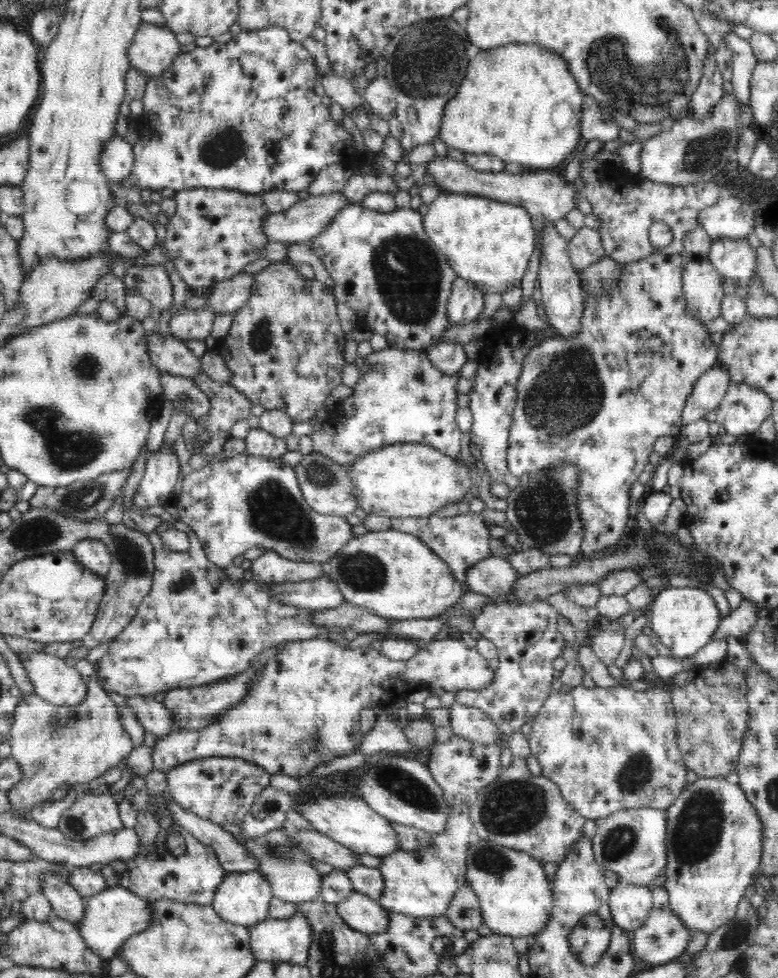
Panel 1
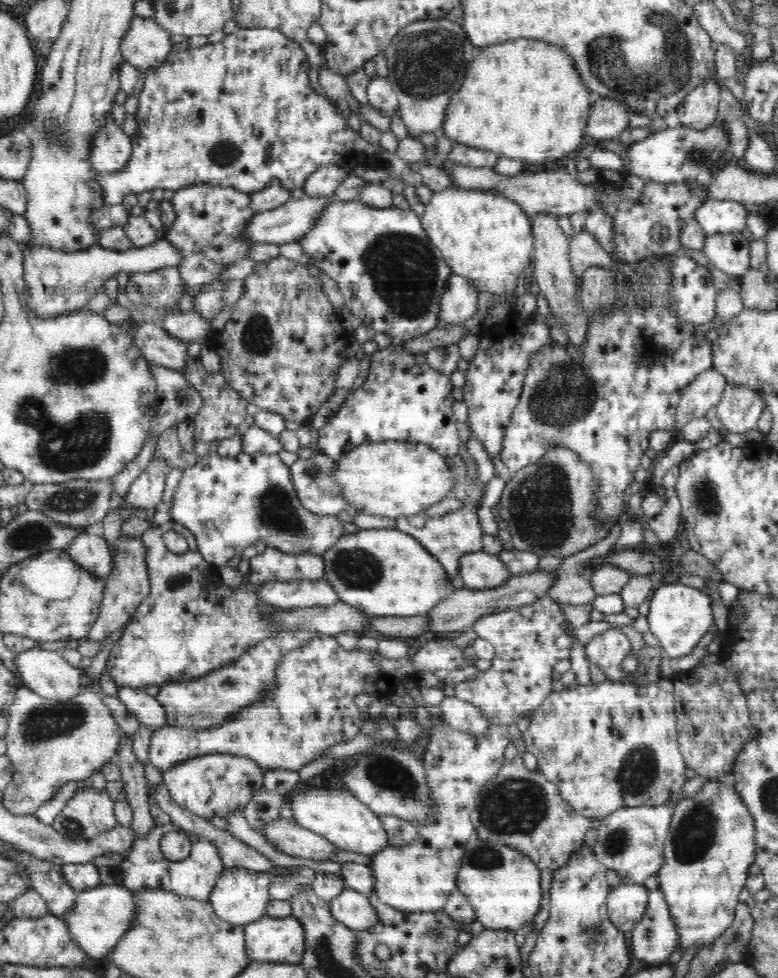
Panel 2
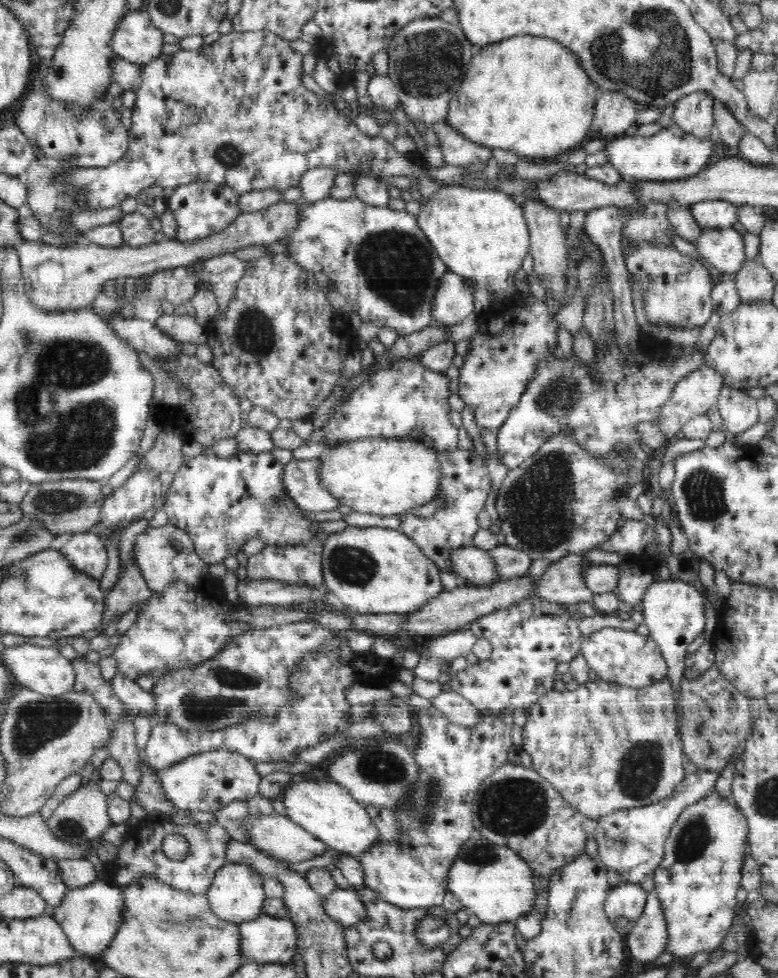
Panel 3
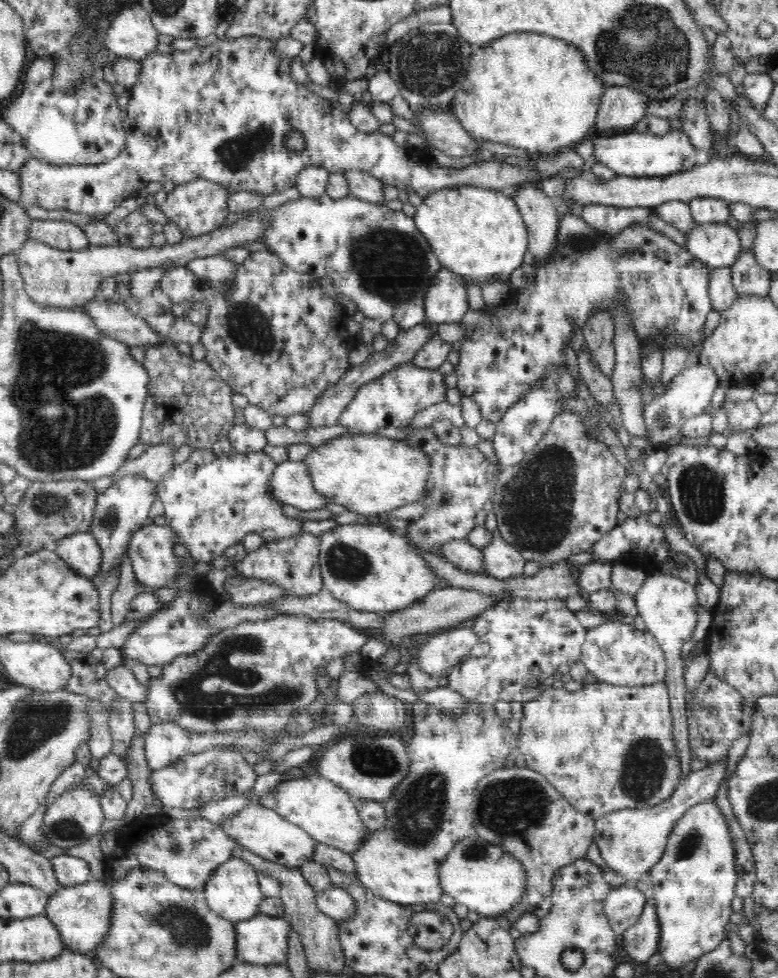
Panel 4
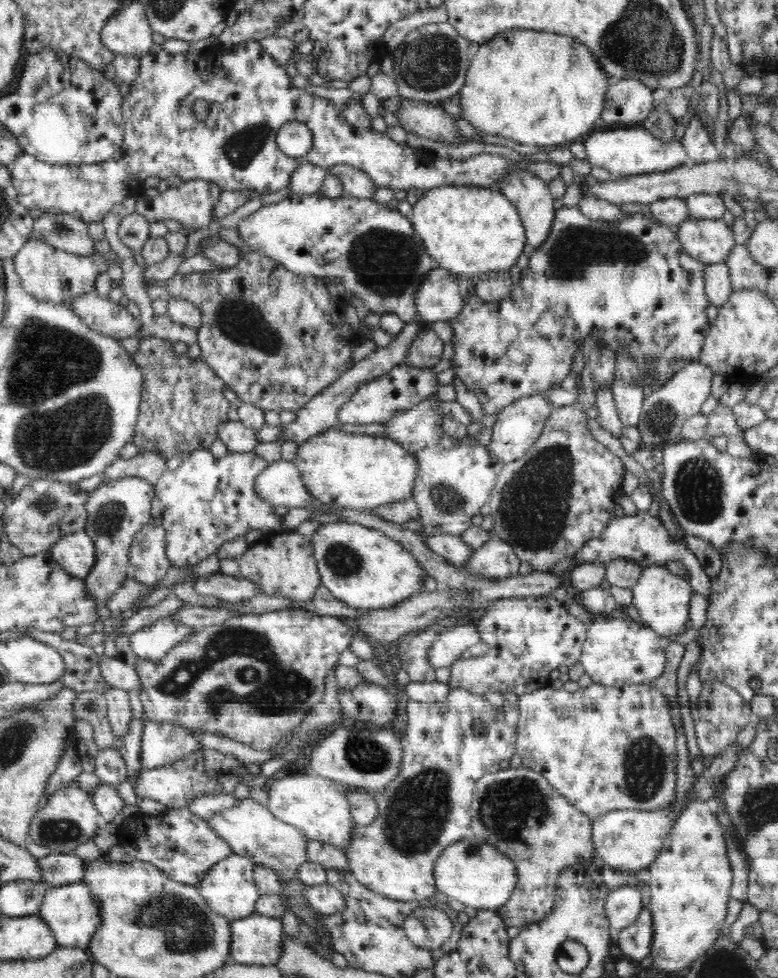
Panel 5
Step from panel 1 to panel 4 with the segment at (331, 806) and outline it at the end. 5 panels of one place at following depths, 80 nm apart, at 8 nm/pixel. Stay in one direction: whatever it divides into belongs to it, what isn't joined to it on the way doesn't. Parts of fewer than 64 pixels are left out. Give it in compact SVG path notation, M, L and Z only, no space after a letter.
M320 775L281 781L273 795L276 801L275 811L304 829L318 843L352 854L360 848L370 832L360 820L353 798L340 785Z

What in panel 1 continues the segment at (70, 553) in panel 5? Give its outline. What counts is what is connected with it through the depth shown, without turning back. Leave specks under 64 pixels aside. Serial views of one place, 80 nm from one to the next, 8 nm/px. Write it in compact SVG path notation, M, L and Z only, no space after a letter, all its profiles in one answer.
M83 539L72 548L72 555L74 555L78 563L104 578L112 564L111 553L100 540Z

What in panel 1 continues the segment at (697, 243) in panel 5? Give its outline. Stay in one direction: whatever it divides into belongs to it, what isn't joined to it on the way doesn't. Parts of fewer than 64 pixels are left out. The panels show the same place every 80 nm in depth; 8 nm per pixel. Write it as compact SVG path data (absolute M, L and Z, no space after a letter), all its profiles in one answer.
M716 239L710 245L707 260L713 264L722 276L727 276L735 281L735 285L741 288L748 288L751 278L756 275L756 249L752 247L747 239Z

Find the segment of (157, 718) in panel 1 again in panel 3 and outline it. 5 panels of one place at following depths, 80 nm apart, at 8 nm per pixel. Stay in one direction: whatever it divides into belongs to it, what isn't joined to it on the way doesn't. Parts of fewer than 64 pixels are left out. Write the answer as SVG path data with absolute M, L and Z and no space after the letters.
M117 671L111 680L111 687L133 716L148 715L151 718L155 707L154 697L150 691L141 688L136 680L124 677Z

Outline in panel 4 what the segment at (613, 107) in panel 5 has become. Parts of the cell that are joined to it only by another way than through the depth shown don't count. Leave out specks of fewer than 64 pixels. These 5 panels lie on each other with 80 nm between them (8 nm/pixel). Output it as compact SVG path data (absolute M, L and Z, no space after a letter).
M605 86L598 106L596 130L599 134L632 130L646 116L650 102L646 94L628 86Z

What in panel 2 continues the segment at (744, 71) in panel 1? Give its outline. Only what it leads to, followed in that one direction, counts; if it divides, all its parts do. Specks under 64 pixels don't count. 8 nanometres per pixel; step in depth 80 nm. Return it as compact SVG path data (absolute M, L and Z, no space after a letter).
M698 2L693 7L693 12L697 17L700 27L711 37L711 40L718 45L726 44L734 50L737 60L737 74L739 83L746 86L746 75L744 66L751 66L754 60L742 60L740 54L747 48L746 38L740 32L732 30L724 21L724 18L718 14L718 10L713 2Z

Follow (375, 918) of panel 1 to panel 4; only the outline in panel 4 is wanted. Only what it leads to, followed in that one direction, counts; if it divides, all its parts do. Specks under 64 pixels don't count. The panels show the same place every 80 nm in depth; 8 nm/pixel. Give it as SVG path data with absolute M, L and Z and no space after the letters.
M332 885L330 888L317 892L315 903L318 910L324 912L336 921L343 921L353 917L355 913L355 900L343 888Z

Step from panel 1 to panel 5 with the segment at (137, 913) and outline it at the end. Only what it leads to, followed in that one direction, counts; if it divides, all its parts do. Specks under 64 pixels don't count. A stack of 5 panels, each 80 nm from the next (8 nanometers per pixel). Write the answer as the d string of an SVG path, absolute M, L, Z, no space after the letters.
M84 882L51 886L41 902L39 917L48 925L60 947L72 947L86 950L92 935L100 926L99 900Z

